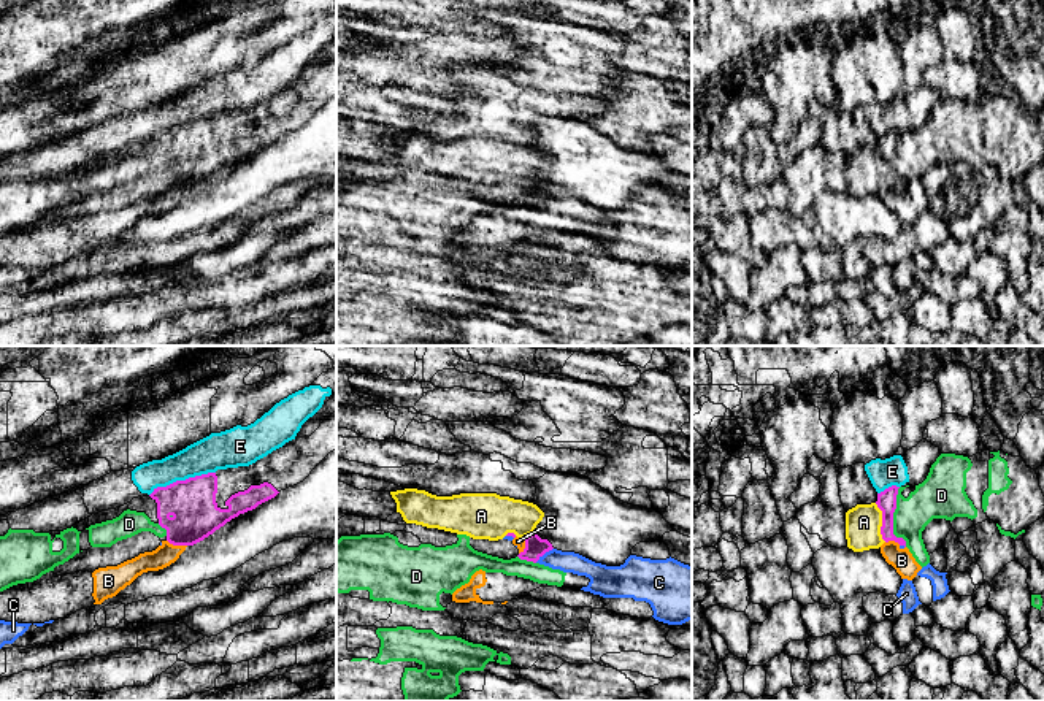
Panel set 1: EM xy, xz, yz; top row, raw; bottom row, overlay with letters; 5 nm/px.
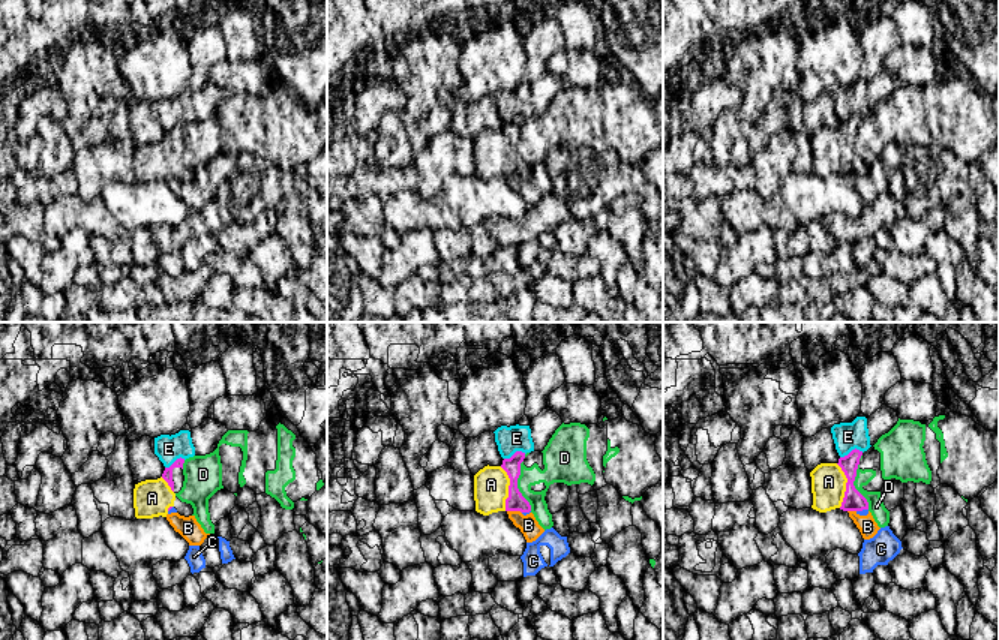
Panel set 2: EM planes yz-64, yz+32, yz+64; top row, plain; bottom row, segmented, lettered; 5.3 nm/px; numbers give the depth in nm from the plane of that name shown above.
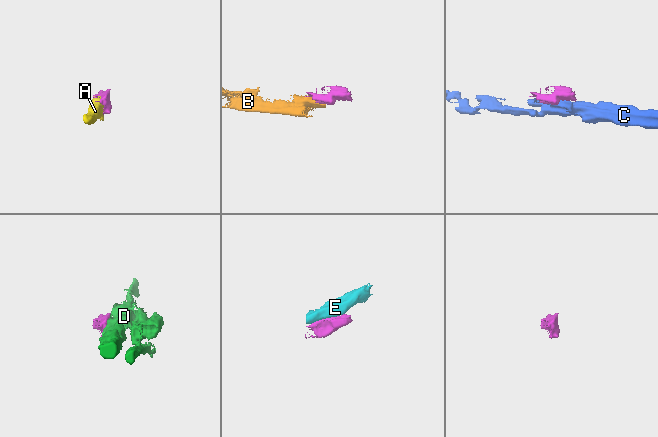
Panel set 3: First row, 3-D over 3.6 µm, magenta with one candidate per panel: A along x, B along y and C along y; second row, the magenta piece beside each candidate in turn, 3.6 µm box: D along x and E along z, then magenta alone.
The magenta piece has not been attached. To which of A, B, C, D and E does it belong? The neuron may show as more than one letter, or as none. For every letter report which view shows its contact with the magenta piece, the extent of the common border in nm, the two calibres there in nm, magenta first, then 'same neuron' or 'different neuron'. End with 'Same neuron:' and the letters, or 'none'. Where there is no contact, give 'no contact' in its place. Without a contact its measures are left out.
A: meets magenta in yz; contact 200 nm long; 100 nm thick on the magenta side, 180 nm on the other; same neuron
B: meets magenta in xy; contact 110 nm long; 240 nm thick on the magenta side, 110 nm on the other; different neuron
C: meets magenta in xz; contact 120 nm long; 110 nm thick on the magenta side, 110 nm on the other; different neuron
D: meets magenta in yz; contact 300 nm long; 100 nm thick on the magenta side, 200 nm on the other; different neuron
E: meets magenta in xy; contact 360 nm long; 240 nm thick on the magenta side, 190 nm on the other; different neuron
Same neuron: A

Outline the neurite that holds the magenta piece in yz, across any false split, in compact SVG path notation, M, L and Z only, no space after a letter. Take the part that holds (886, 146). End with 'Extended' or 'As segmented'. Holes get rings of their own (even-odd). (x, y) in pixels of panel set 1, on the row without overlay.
M896 130L877 138L877 146L857 149L846 157L847 192L854 197L879 193L884 187L895 186L906 192L903 182L893 179L893 157L896 154Z. Extended

